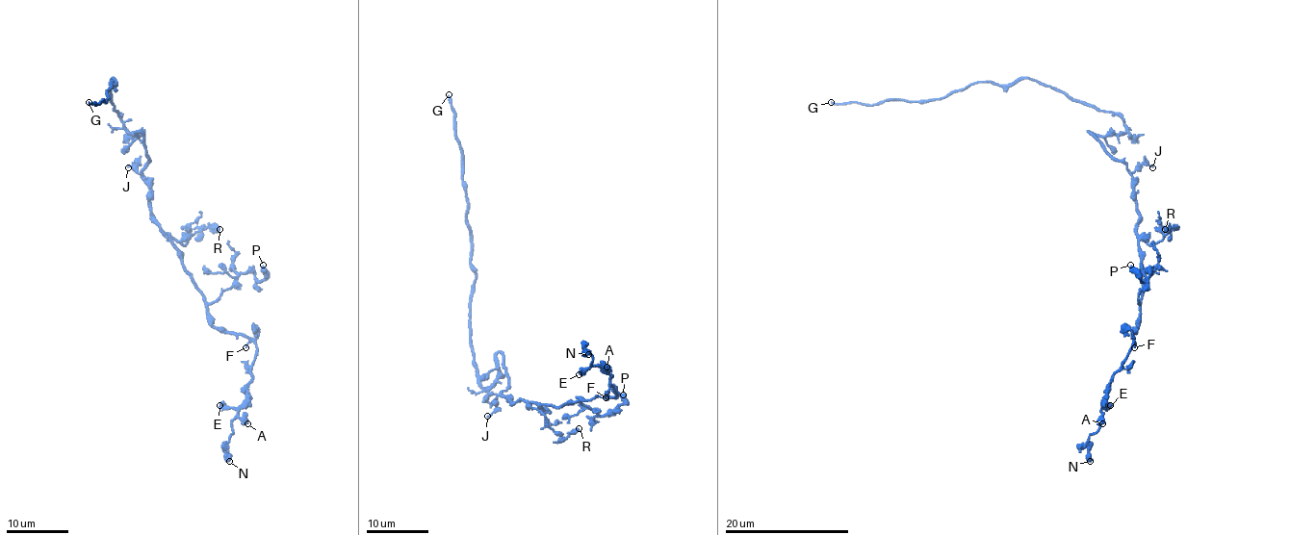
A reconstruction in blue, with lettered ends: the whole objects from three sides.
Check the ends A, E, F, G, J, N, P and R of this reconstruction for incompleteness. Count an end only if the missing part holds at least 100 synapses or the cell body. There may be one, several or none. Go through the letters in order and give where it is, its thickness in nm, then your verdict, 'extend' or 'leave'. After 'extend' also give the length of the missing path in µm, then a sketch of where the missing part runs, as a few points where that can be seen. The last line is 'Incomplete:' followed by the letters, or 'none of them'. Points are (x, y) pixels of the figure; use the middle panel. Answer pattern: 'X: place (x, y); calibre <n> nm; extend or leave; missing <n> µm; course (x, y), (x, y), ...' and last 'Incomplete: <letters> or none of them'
A: place (606, 367); calibre 650 nm; leave
E: place (579, 374); calibre 700 nm; leave
F: place (606, 397); calibre 120 nm; leave
G: place (449, 94); calibre 200 nm; extend; missing 300 µm
J: place (487, 416); calibre 160 nm; leave
N: place (588, 354); calibre 600 nm; leave
P: place (623, 394); calibre 550 nm; leave
R: place (579, 428); calibre 600 nm; leave
Incomplete: G

